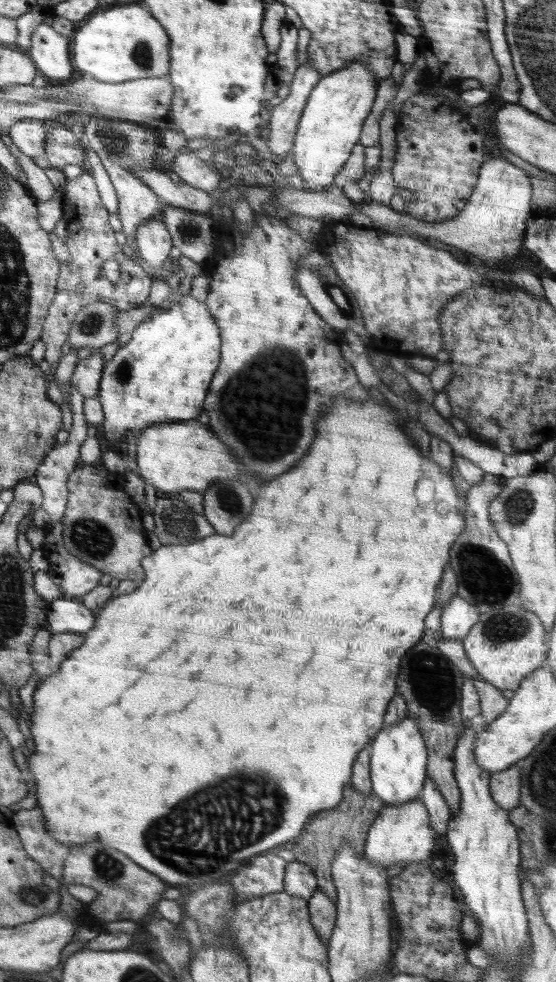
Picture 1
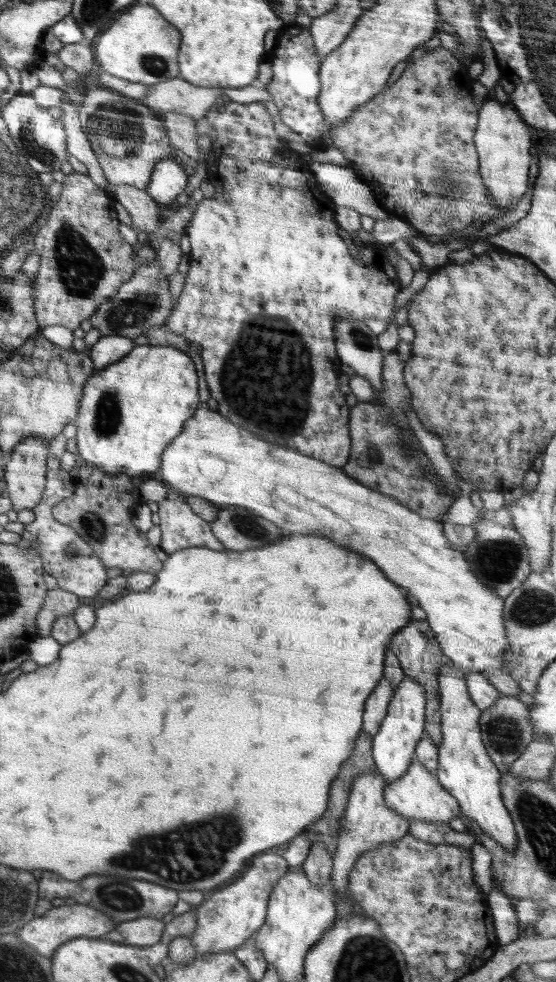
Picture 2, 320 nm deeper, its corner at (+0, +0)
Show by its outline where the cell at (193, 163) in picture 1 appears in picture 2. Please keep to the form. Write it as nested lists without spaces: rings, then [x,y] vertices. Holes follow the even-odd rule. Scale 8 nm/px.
[[[166,159],[157,163],[152,181],[145,191],[156,202],[167,207],[178,194],[189,190],[189,177],[178,163],[172,159]]]

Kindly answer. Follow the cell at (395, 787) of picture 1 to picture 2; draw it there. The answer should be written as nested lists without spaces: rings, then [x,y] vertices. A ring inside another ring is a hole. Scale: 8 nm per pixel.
[[[404,677],[394,692],[378,732],[371,738],[371,753],[377,771],[387,782],[398,780],[415,760],[415,748],[425,733],[426,698],[417,680]]]

